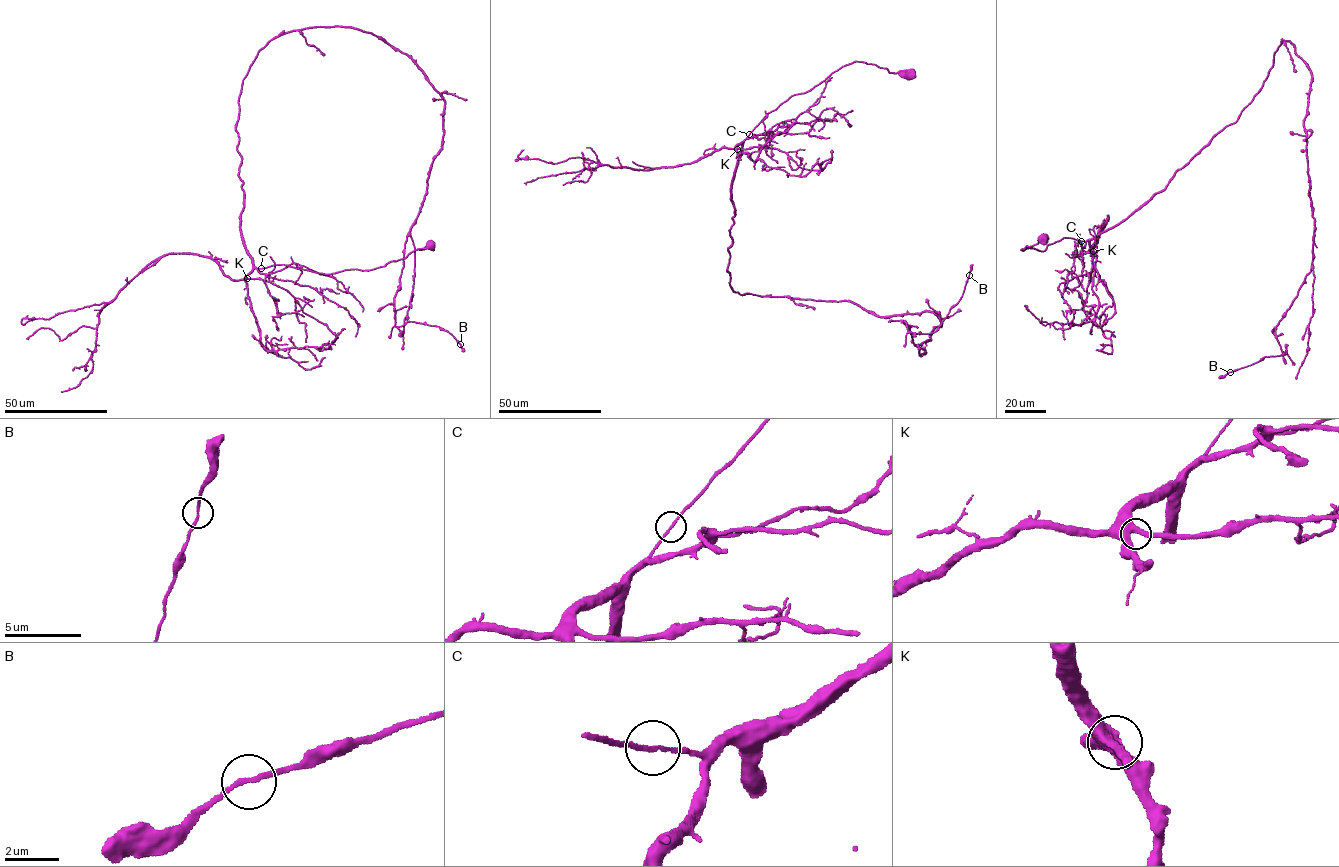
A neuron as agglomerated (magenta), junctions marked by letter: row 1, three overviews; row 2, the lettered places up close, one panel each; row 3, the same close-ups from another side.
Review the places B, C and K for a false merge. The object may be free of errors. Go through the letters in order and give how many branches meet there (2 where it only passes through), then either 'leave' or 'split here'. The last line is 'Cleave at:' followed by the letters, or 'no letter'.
B: branches 2; leave
C: branches 2; leave
K: branches 2; leave
Cleave at: no letter

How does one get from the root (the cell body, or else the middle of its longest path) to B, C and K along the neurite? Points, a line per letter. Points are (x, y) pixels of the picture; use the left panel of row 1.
B: (430, 244), (370, 270), (253, 265), (235, 127), (270, 40), (370, 32), (443, 99), (395, 325), (460, 344)
C: (430, 244), (425, 249), (413, 250), (405, 258), (370, 270), (351, 269), (330, 274), (281, 264), (261, 268)
K: (430, 244), (370, 270), (330, 274), (276, 264), (255, 268), (247, 278)

